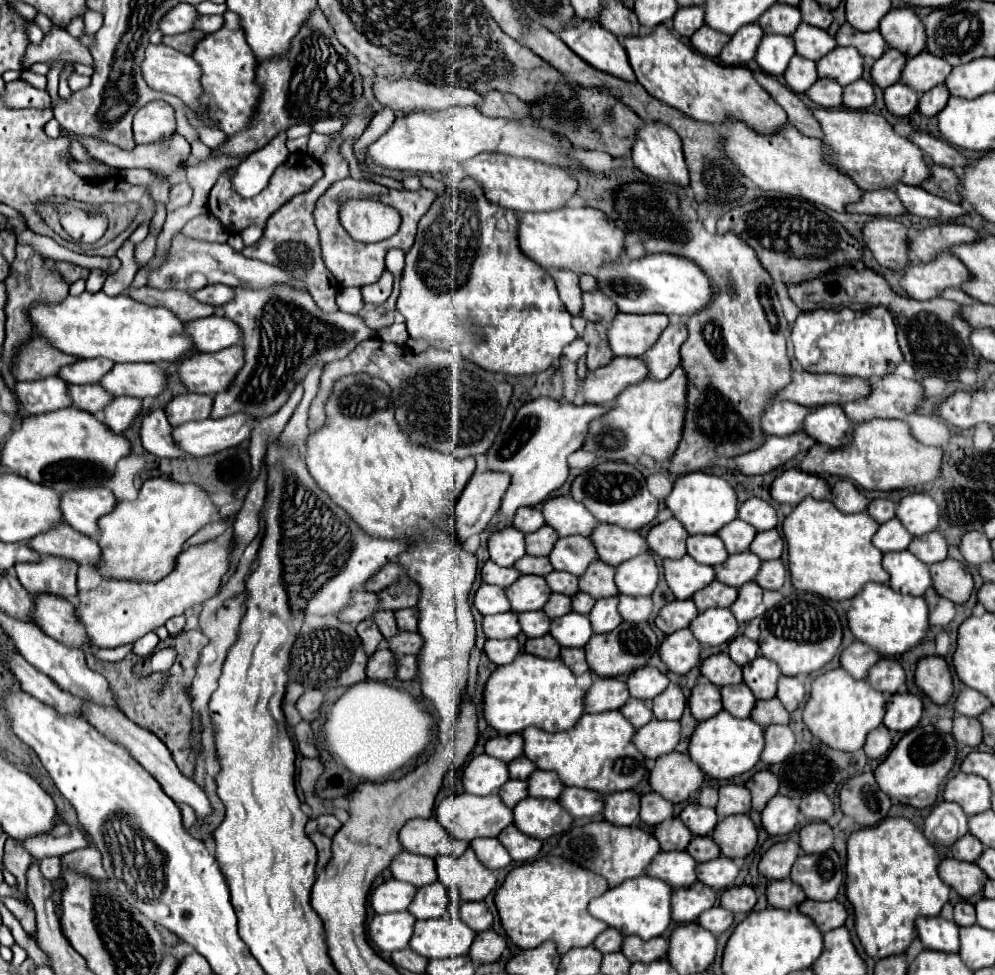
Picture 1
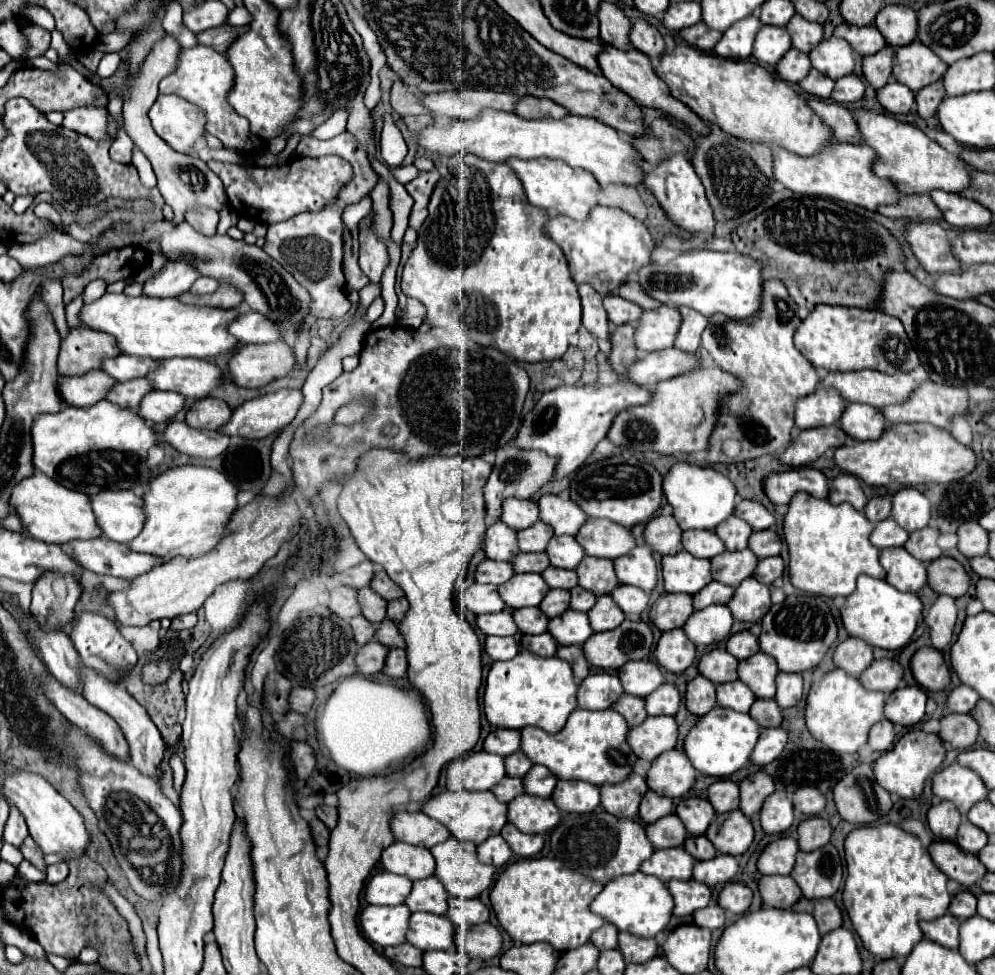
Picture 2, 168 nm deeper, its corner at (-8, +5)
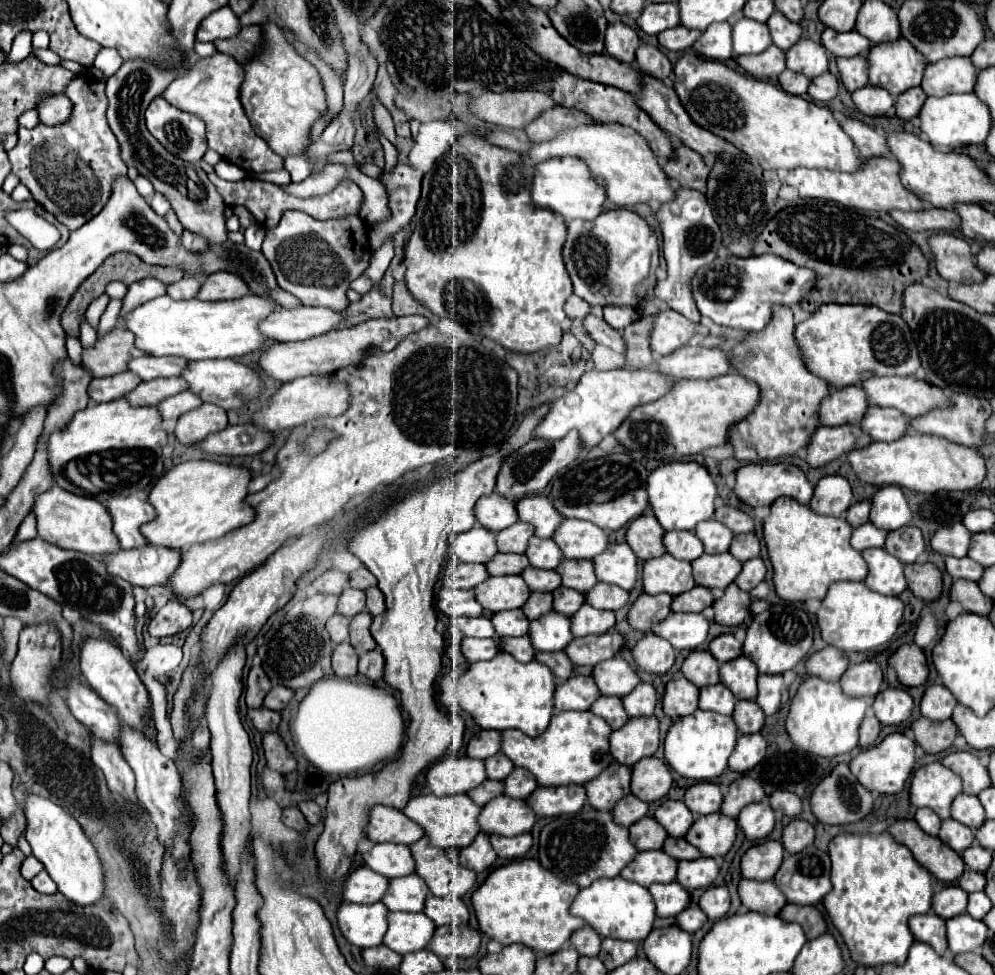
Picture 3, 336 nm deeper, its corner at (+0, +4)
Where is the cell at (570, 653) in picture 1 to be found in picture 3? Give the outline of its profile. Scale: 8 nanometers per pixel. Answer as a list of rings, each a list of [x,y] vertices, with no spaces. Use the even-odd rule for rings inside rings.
[[[536,652],[536,660],[548,664],[548,668],[552,668],[558,682],[568,680],[574,672],[574,664],[570,662],[566,652]]]

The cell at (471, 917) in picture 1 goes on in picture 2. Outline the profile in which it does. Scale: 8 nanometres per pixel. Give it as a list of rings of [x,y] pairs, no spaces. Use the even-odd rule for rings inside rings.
[[[450,897],[448,899],[448,917],[450,917],[450,921],[454,921],[456,909],[462,911],[462,915],[468,919],[470,925],[486,923],[488,915],[490,915],[488,907],[480,899],[456,899],[456,897]]]

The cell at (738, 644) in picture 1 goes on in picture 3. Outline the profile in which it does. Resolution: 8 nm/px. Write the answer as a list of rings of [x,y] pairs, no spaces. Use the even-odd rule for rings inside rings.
[[[722,634],[710,642],[710,652],[718,662],[728,662],[742,656],[742,644],[732,634]]]

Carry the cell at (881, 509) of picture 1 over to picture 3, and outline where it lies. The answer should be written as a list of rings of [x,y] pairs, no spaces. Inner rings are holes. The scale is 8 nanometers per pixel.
[[[862,500],[862,502],[856,502],[856,504],[852,504],[848,508],[846,520],[852,524],[852,528],[856,528],[856,526],[860,526],[860,524],[870,520],[870,506],[872,506],[870,500]]]

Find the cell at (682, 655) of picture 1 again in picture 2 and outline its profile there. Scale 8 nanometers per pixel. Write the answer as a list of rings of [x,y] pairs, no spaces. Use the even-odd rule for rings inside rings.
[[[672,629],[660,637],[654,657],[660,667],[672,673],[682,673],[692,665],[696,657],[696,647],[682,629]]]

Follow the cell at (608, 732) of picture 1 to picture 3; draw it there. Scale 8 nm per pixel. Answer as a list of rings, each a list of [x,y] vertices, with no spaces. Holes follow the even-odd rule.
[[[590,710],[586,712],[558,712],[552,716],[552,724],[544,734],[530,738],[520,730],[502,732],[502,752],[514,762],[530,770],[540,786],[560,786],[560,784],[586,784],[604,772],[614,756],[610,754],[610,724]]]

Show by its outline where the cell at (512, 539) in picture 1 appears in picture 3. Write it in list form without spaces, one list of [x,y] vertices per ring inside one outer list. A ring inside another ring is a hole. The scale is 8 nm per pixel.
[[[474,526],[472,530],[464,534],[450,536],[450,548],[448,548],[460,562],[490,562],[496,554],[496,536],[484,526]]]

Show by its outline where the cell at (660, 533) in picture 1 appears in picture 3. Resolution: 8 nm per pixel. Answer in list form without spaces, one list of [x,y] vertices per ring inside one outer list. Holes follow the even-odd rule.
[[[638,516],[626,532],[626,542],[640,560],[650,560],[666,554],[662,538],[664,528],[658,524],[656,516]]]

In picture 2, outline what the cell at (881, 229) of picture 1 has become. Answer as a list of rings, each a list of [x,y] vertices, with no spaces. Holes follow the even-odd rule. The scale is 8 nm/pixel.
[[[910,223],[906,227],[906,239],[928,273],[942,275],[948,271],[960,271],[962,263],[952,255],[950,233],[942,225]]]

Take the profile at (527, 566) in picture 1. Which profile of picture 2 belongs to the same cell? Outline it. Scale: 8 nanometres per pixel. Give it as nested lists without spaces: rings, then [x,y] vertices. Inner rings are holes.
[[[518,553],[516,559],[512,559],[514,573],[528,573],[528,571],[536,573],[544,571],[546,567],[550,567],[546,553]]]

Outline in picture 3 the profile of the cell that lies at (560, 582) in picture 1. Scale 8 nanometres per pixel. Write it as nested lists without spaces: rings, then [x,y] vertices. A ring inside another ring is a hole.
[[[528,566],[522,572],[522,578],[528,582],[528,586],[536,592],[554,592],[558,586],[562,586],[562,578],[554,570],[540,570],[534,566]]]

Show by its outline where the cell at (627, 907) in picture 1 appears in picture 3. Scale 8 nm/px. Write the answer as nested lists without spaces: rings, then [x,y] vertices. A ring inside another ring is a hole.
[[[622,876],[596,880],[588,888],[582,888],[576,900],[572,902],[570,912],[574,916],[584,918],[604,938],[612,936],[618,940],[632,940],[632,942],[644,942],[650,930],[654,928],[654,920],[656,920],[656,904],[648,888],[630,882]]]

